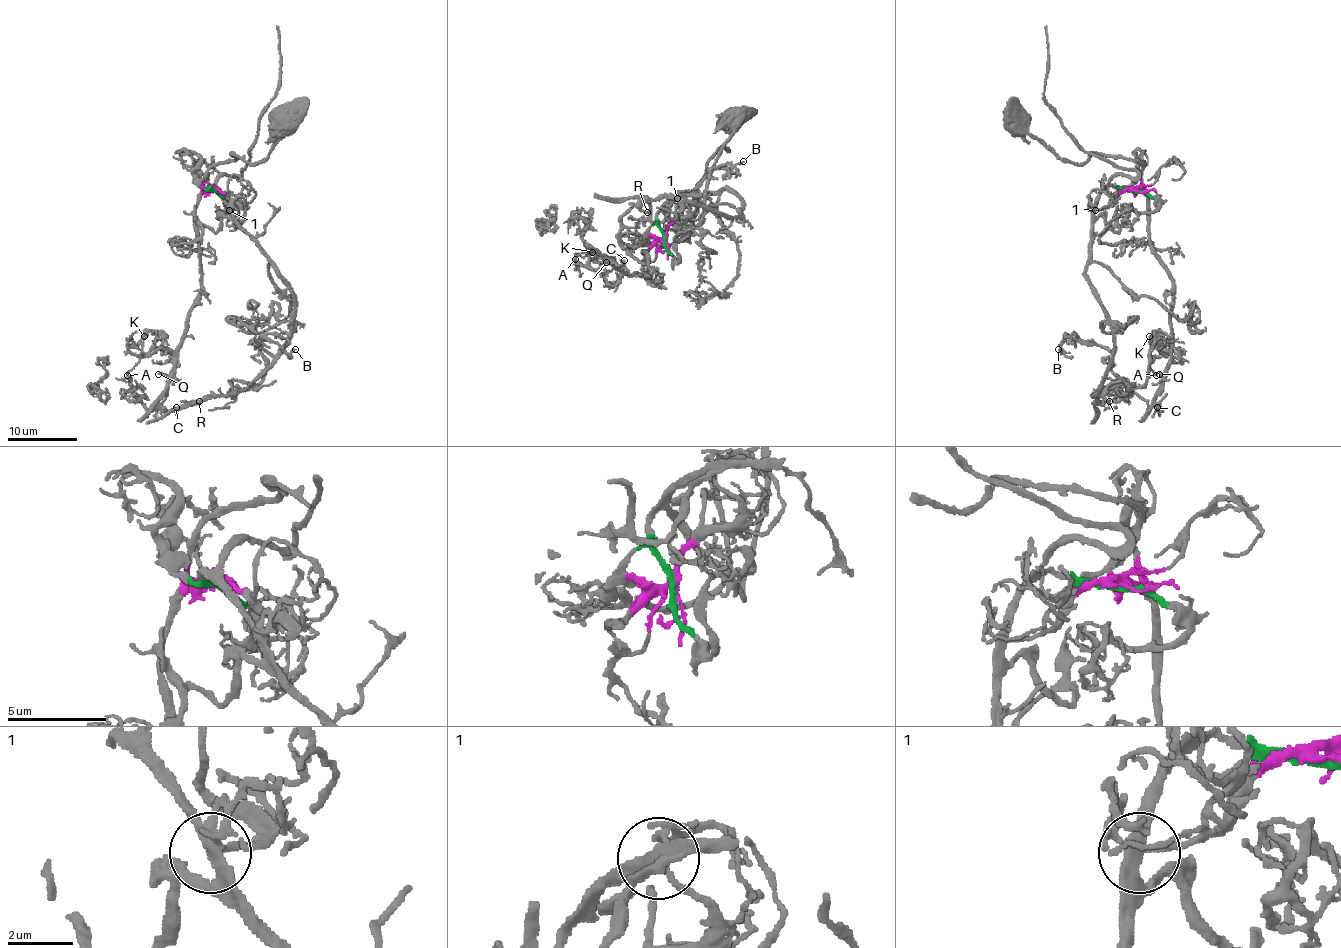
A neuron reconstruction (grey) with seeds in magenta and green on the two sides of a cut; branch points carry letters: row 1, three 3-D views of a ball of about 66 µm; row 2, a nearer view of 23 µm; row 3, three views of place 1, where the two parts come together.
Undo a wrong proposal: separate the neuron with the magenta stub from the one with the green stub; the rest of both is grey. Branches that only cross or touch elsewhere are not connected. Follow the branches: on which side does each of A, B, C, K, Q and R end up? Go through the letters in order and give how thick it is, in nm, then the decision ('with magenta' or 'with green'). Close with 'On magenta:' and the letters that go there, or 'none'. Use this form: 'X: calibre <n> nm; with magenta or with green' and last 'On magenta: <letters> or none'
A: calibre 180 nm; with magenta
B: calibre 140 nm; with green
C: calibre 140 nm; with magenta
K: calibre 170 nm; with magenta
Q: calibre 180 nm; with magenta
R: calibre 180 nm; with green
On magenta: A, C, K, Q

